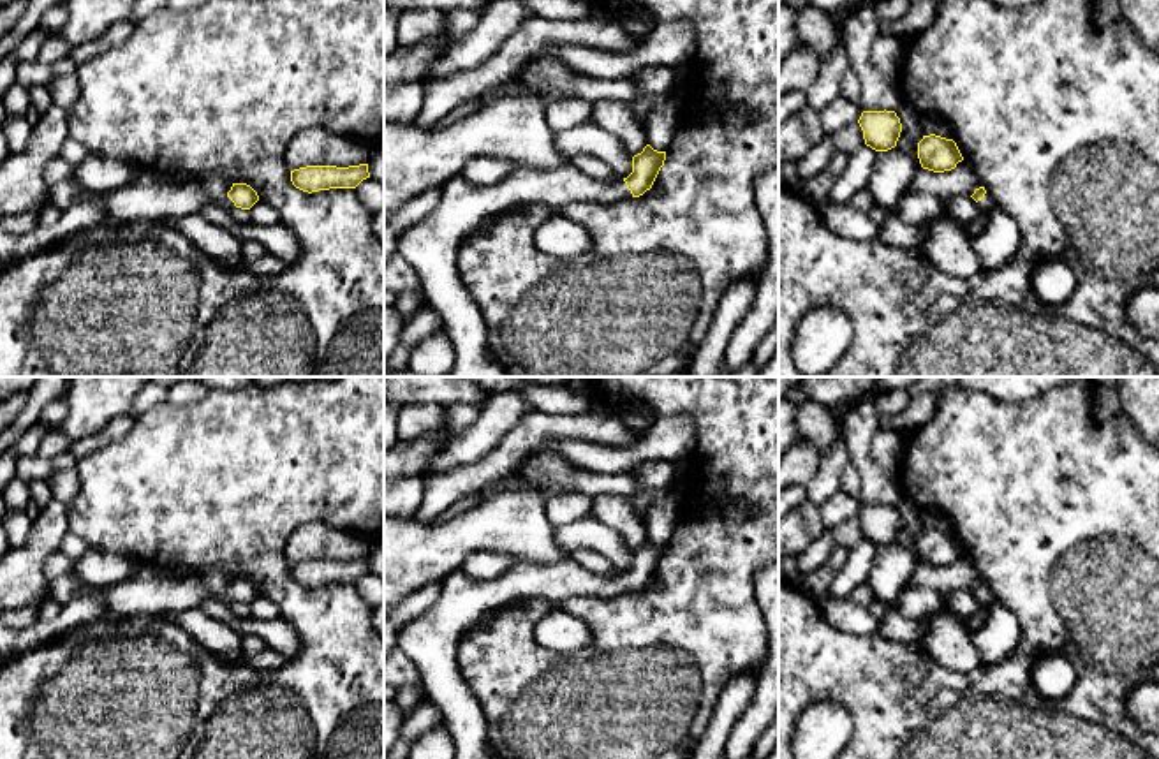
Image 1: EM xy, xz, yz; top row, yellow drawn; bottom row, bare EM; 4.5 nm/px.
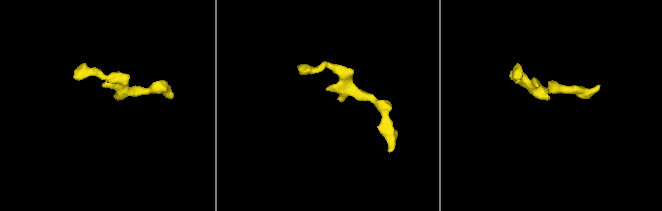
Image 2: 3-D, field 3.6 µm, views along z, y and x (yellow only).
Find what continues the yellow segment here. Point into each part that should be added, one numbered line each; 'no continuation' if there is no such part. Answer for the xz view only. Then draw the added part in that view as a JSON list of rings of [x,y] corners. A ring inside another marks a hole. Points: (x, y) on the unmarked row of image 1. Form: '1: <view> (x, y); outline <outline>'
1: xz (487, 580); outline [[[491,551],[467,556],[440,586],[439,602],[400,630],[396,648],[416,664],[424,699],[439,710],[454,740],[454,759],[500,759],[490,745],[481,703],[458,667],[460,637],[488,609],[535,597],[564,602],[632,592],[624,574],[601,578],[572,558],[532,564]]]

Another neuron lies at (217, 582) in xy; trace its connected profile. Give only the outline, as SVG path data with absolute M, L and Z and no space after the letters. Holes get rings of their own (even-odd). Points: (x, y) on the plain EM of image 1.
M210 571L206 574L201 574L199 578L206 583L210 592L213 593L222 593L233 581L233 578L222 571Z

